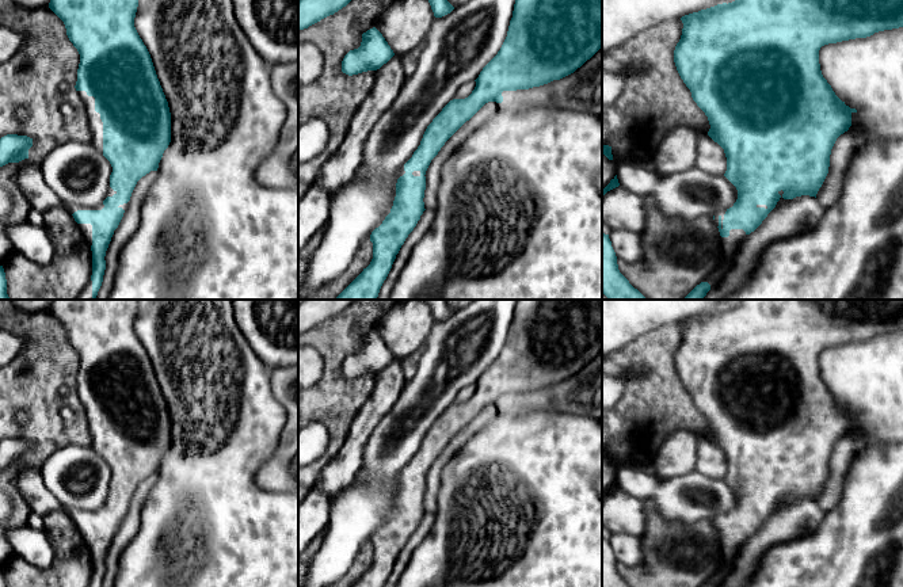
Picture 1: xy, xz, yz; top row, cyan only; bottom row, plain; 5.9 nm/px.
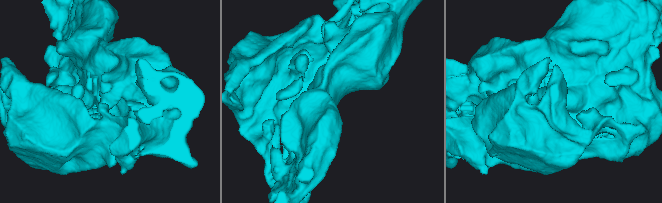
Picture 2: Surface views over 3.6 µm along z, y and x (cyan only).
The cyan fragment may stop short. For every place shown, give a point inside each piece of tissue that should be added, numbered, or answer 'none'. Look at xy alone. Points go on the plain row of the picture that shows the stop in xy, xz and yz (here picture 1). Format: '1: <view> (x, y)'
1: xy (95, 427)
2: xy (86, 533)

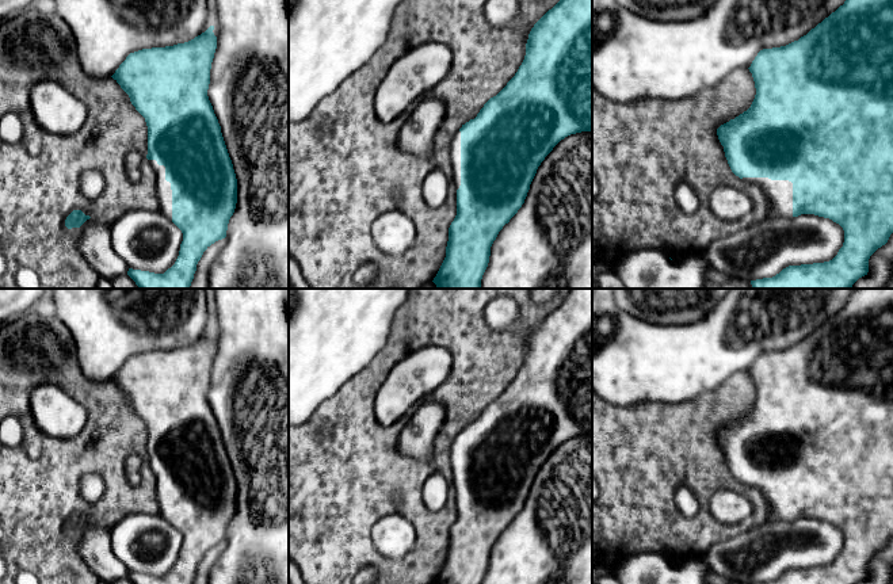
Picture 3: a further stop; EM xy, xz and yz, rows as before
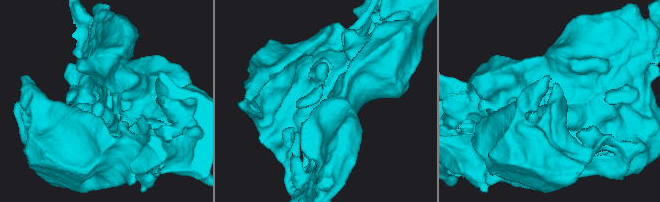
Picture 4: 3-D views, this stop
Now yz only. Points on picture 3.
1: yz (779, 496)

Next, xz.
1: xz (455, 447)

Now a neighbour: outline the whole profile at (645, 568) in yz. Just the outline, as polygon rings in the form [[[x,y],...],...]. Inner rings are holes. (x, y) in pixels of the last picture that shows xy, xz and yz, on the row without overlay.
[[[645,551],[621,562],[615,576],[621,584],[706,584],[713,572],[699,557],[673,566],[663,554]]]

